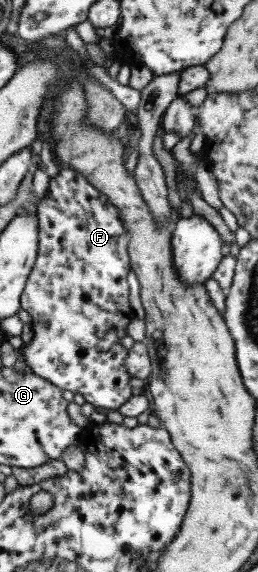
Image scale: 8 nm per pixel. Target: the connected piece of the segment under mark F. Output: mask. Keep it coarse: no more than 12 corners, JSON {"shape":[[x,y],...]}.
{"shape":[[60,166],[20,296],[31,373],[132,396],[127,232]]}

